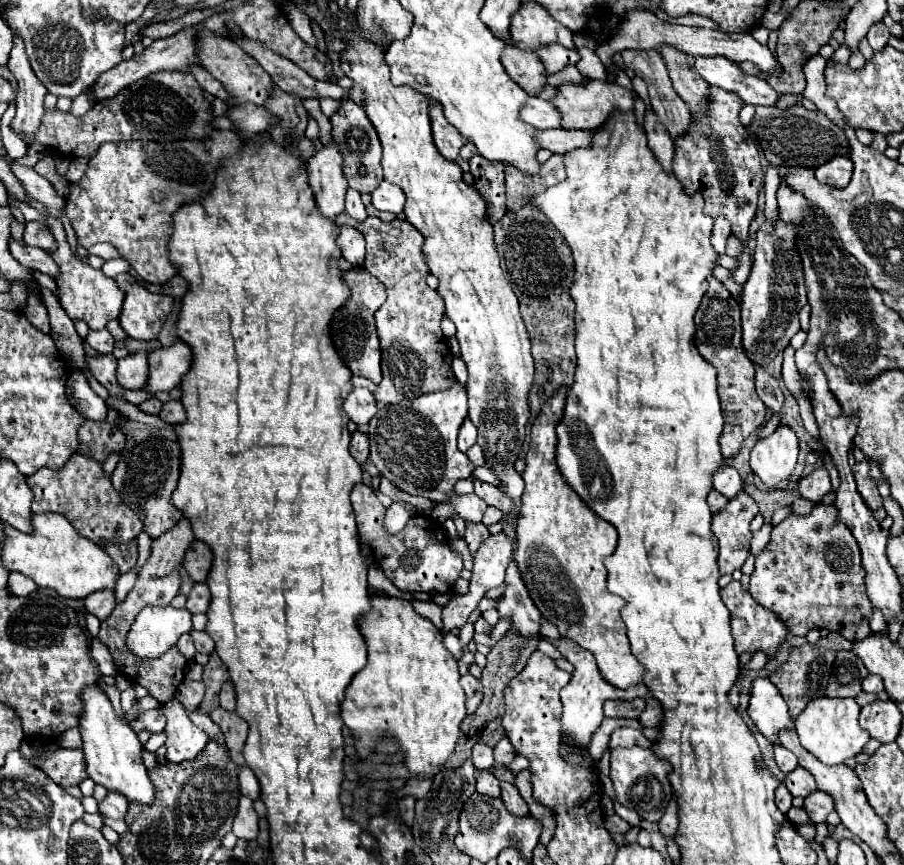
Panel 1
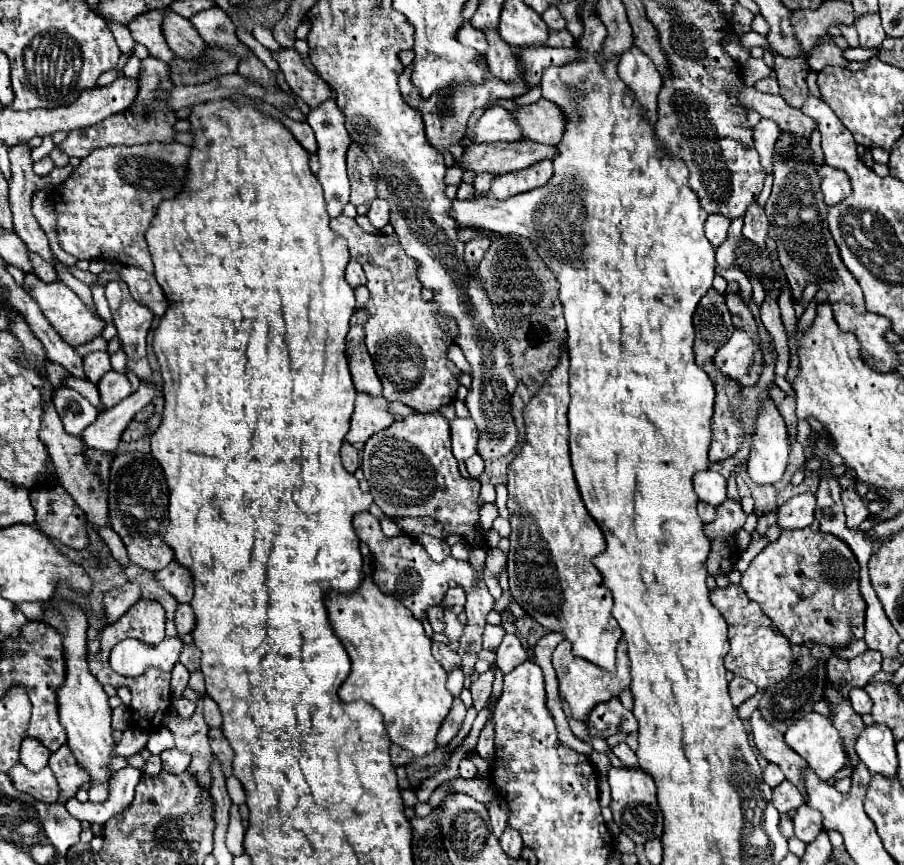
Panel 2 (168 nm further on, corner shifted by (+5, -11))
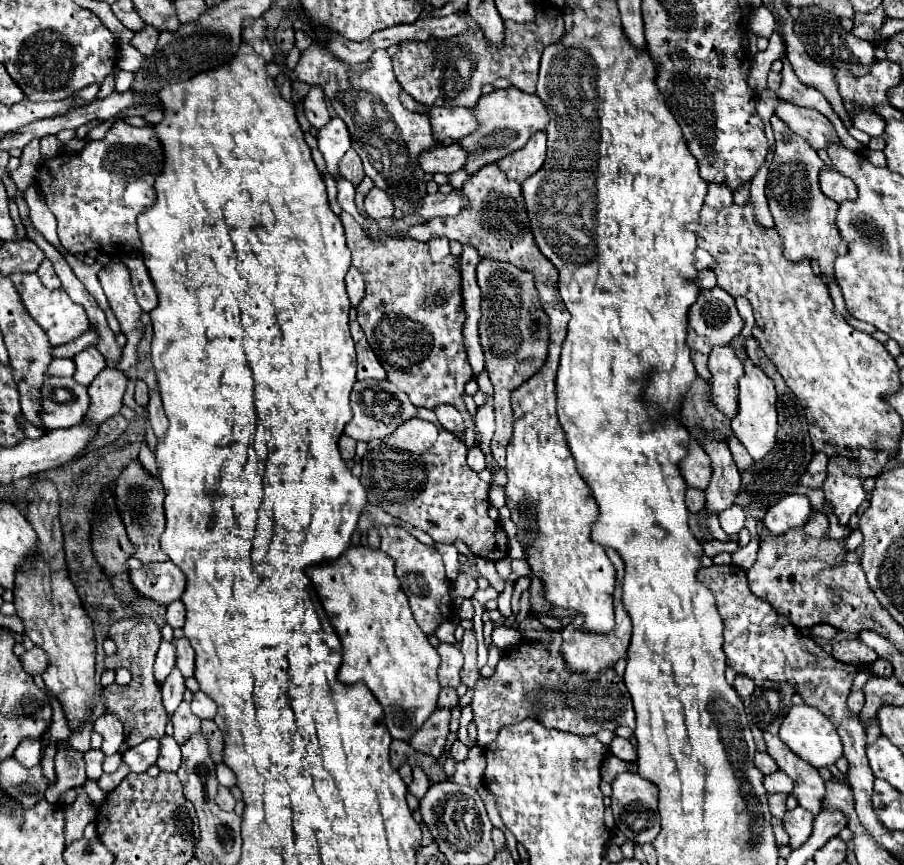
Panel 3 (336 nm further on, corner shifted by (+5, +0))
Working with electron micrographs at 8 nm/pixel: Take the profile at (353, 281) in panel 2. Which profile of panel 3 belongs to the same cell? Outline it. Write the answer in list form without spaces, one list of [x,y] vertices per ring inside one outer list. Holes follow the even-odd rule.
[[[350,267],[348,275],[346,275],[346,293],[350,297],[352,307],[358,307],[360,301],[364,299],[364,279],[362,279],[360,271],[356,271],[354,267]]]

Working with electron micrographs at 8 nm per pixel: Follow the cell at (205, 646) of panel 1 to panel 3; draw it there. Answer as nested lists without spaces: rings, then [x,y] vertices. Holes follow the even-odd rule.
[[[186,637],[174,639],[172,645],[176,647],[176,669],[184,677],[192,677],[194,675],[194,651],[192,651],[192,645],[188,643]]]

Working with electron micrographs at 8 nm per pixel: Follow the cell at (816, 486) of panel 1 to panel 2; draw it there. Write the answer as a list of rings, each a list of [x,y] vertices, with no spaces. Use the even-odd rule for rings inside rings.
[[[812,492],[798,494],[778,508],[778,524],[784,530],[806,528],[814,522],[814,508],[816,508],[816,496]]]

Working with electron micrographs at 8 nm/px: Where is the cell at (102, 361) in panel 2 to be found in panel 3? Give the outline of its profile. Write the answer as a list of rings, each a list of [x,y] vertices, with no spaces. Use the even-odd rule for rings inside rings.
[[[86,347],[82,353],[78,353],[74,357],[74,365],[76,365],[76,373],[74,373],[74,381],[88,387],[94,377],[106,367],[104,357],[100,355],[100,351],[96,351],[96,347]]]

